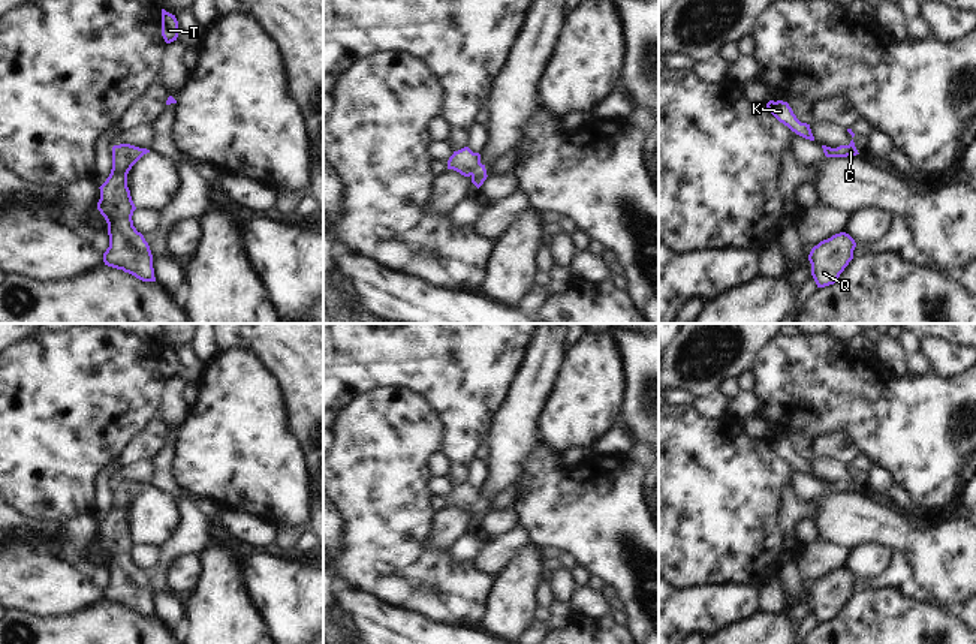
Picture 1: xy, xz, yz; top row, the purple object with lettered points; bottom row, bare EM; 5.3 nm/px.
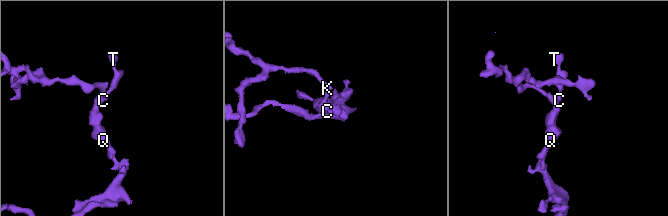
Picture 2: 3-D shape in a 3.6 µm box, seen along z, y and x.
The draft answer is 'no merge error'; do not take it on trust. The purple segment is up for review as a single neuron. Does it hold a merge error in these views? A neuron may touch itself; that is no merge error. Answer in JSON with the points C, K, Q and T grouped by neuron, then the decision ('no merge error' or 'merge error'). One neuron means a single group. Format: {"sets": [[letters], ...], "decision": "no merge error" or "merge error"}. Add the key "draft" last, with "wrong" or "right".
{"sets": [["C", "K", "Q", "T"]], "decision": "no merge error", "draft": "right"}

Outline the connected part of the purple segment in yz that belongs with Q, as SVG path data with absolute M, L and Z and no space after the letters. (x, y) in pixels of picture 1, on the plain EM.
M840 568L814 581L808 590L811 611L817 623L834 620L849 598L853 595L855 575Z

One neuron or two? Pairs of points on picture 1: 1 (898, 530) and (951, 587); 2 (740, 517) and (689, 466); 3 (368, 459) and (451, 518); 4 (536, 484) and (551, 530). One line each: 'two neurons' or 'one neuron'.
1: one neuron
2: one neuron
3: two neurons
4: one neuron

